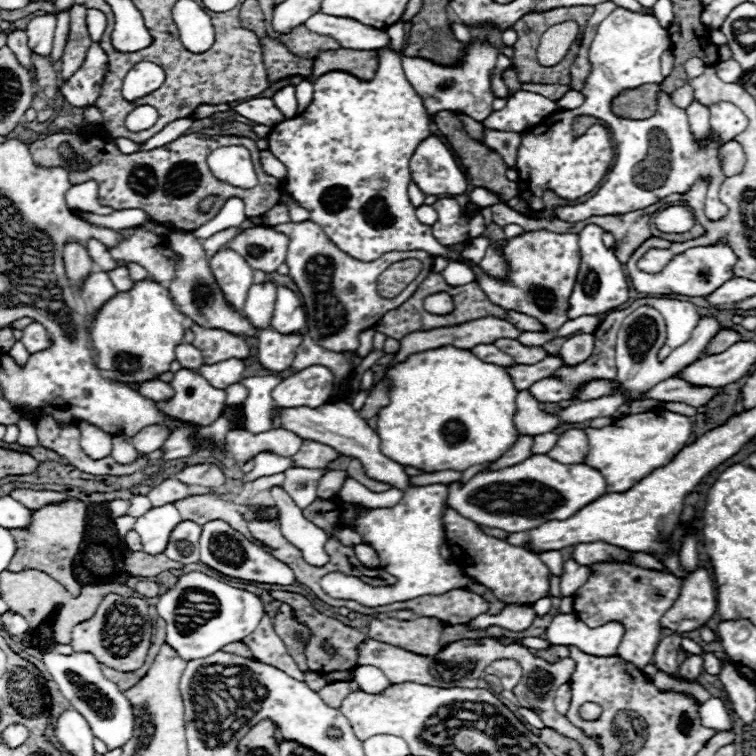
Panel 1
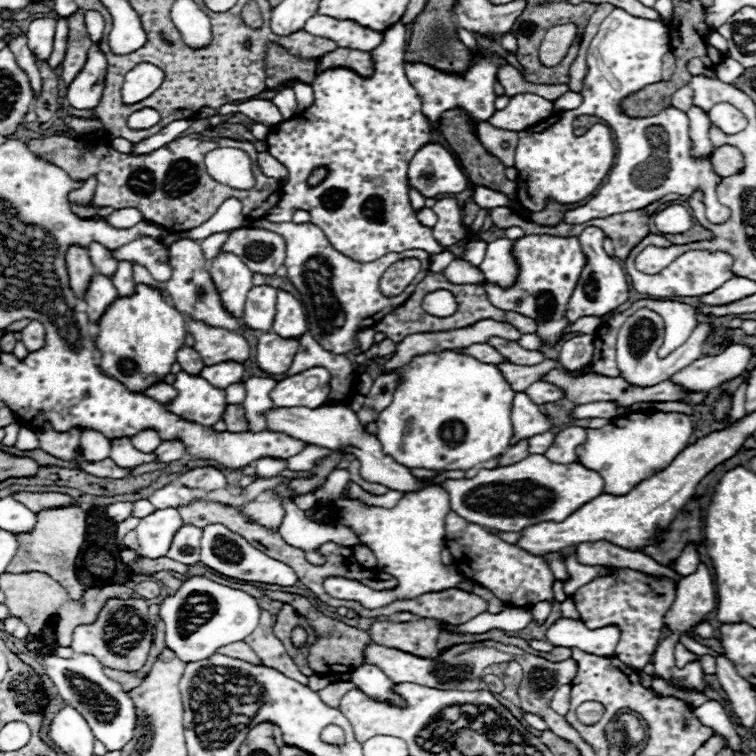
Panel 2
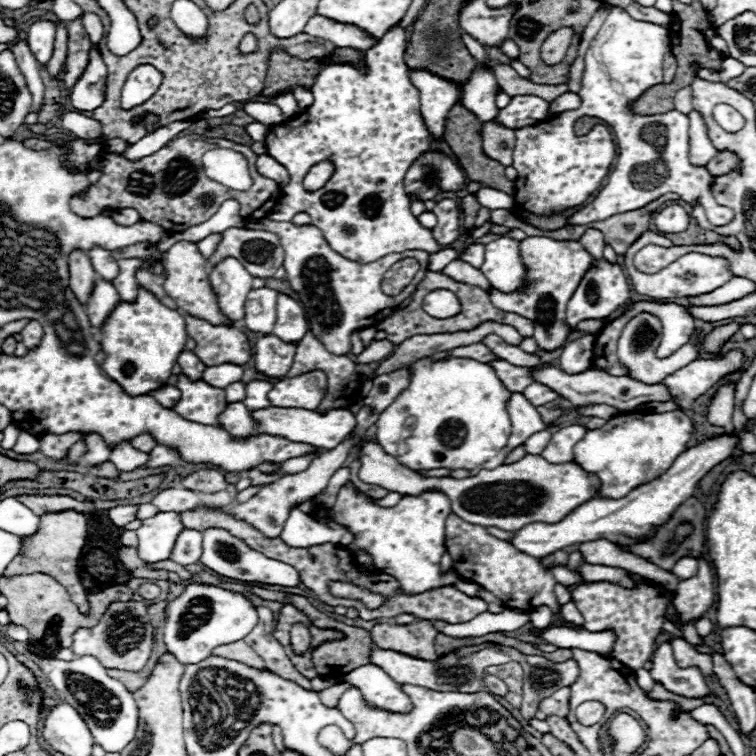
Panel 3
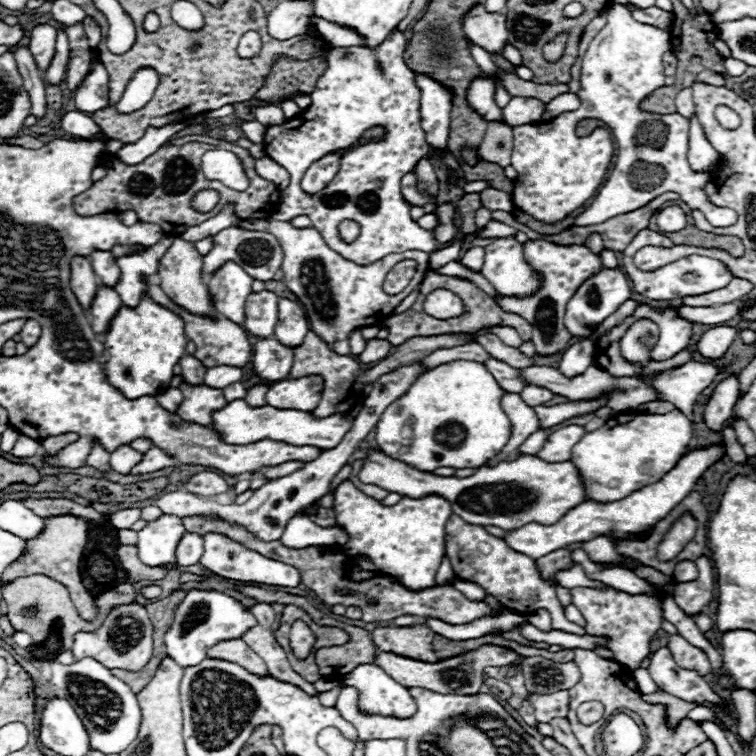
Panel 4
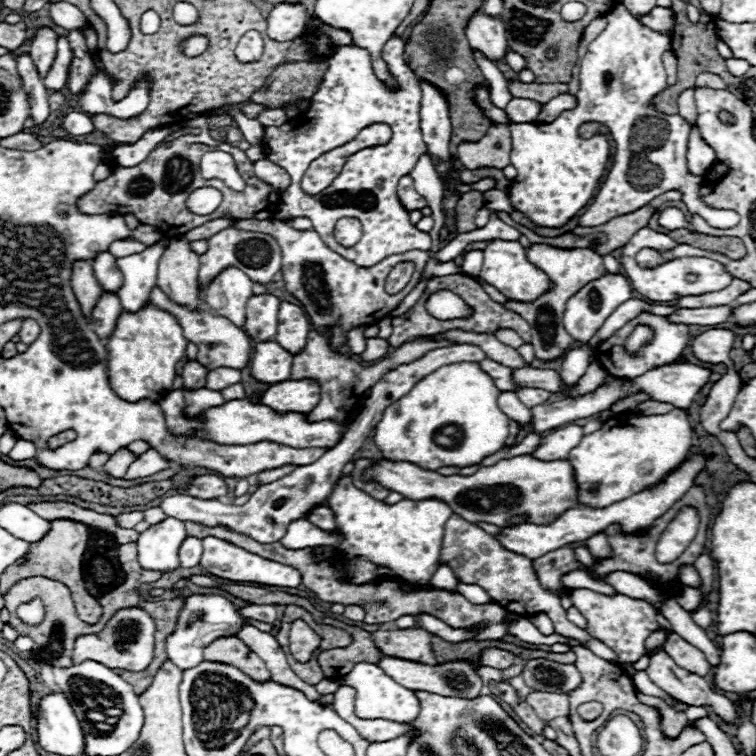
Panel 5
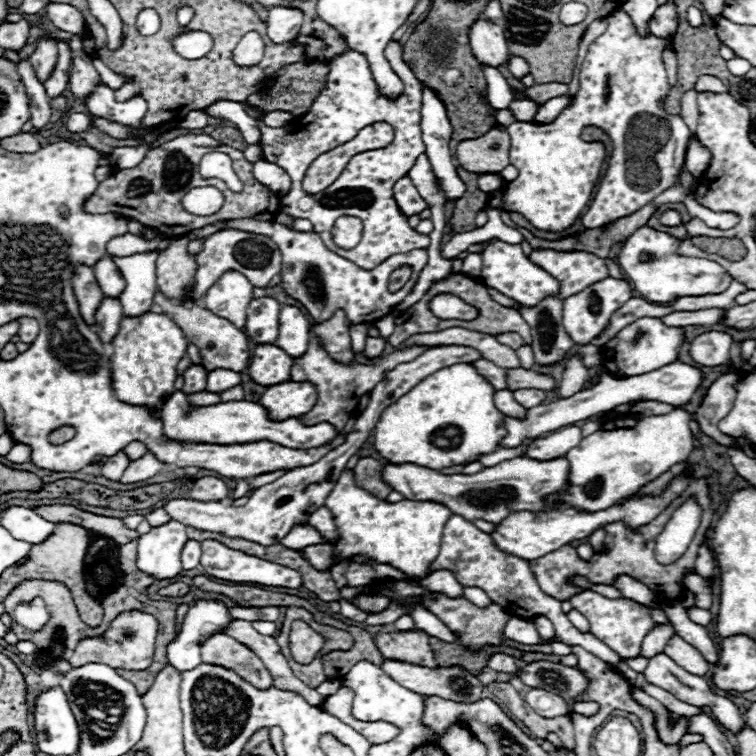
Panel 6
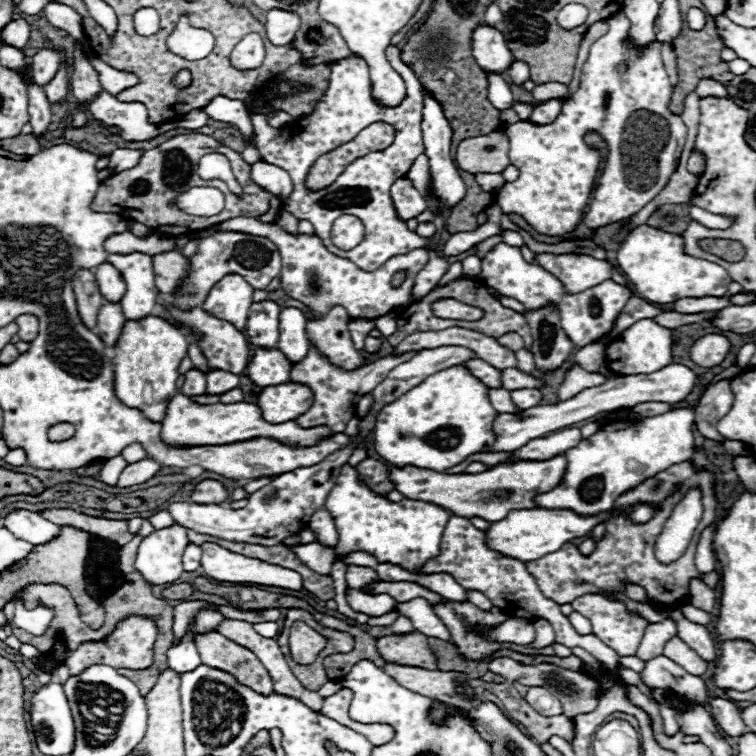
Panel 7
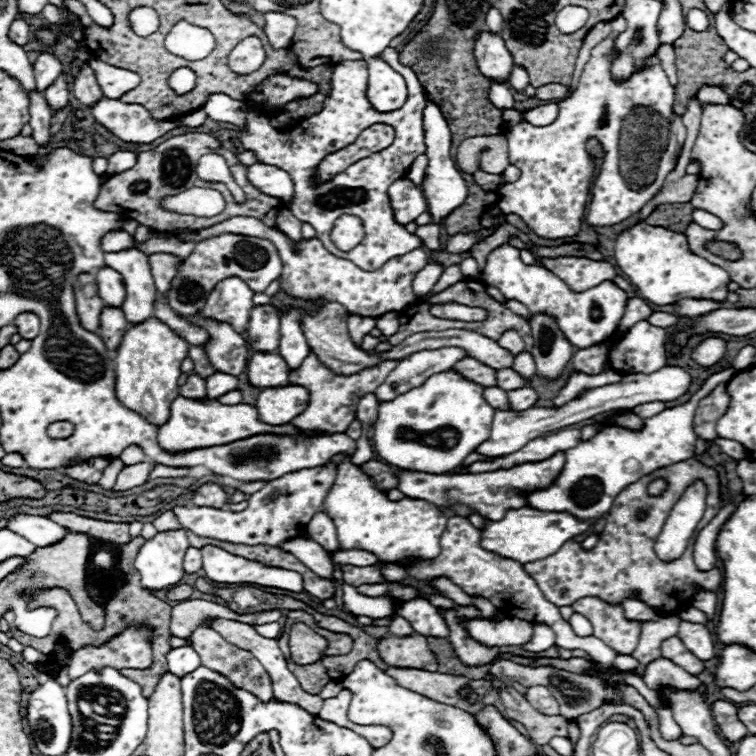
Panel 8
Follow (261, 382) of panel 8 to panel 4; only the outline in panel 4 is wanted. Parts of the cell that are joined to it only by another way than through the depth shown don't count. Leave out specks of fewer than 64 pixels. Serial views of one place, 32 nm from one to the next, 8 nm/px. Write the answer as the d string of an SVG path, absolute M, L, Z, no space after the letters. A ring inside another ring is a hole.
M264 338L254 344L254 372L266 382L278 382L288 378L292 368L294 348L280 344L276 338Z

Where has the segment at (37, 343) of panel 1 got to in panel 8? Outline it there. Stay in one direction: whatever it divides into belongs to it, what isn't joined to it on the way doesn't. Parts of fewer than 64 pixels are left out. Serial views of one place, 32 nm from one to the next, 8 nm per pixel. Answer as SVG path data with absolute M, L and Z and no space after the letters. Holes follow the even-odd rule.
M24 312L20 316L14 318L14 324L18 326L18 334L24 338L24 340L32 340L38 336L38 316L32 314L32 312Z

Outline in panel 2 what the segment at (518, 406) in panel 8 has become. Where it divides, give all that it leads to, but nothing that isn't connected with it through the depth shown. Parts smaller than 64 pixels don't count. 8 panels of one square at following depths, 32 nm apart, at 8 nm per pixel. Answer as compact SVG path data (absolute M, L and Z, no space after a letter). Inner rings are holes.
M538 380L532 386L528 386L528 396L536 402L536 404L546 404L546 402L558 402L562 398L566 398L564 390L546 382L546 380Z

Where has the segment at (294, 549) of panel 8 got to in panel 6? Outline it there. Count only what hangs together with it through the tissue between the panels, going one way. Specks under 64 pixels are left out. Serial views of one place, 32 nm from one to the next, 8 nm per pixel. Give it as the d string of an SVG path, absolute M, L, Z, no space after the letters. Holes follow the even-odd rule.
M316 544L316 546L302 548L302 550L304 550L304 556L308 558L308 562L318 570L330 568L334 562L334 556L336 556L334 546L330 546L330 544Z

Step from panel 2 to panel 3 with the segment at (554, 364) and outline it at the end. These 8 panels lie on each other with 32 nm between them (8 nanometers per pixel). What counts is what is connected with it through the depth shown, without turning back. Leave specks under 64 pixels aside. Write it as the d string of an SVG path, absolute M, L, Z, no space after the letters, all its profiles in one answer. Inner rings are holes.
M504 360L490 362L490 366L496 370L498 378L500 378L512 392L524 392L524 388L534 382L532 376L530 376L530 370L524 368L524 366L514 366L514 364L508 364L508 362L504 362Z

